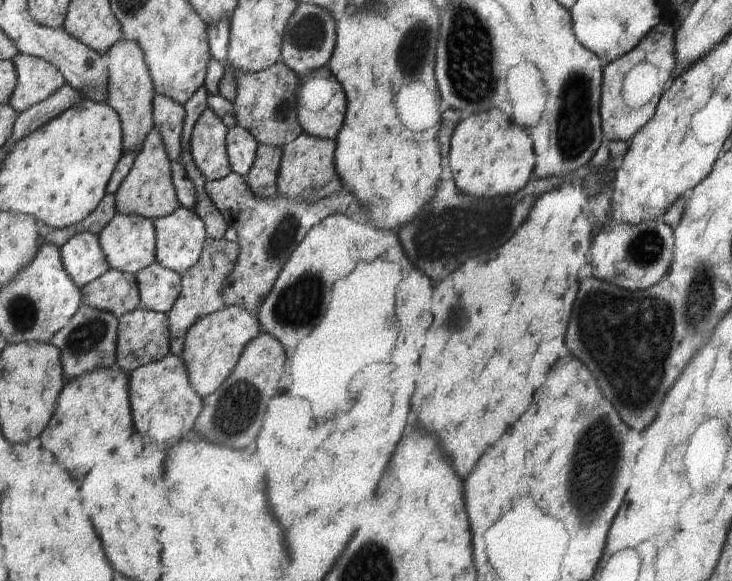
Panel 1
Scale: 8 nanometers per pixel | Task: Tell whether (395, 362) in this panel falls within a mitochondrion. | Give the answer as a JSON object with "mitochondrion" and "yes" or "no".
{"mitochondrion":"no"}

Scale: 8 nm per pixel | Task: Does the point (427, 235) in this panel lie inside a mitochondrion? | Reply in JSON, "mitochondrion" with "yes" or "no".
{"mitochondrion":"yes"}

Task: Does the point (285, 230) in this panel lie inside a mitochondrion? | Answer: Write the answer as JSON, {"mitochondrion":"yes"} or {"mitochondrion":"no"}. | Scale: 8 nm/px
{"mitochondrion":"yes"}

